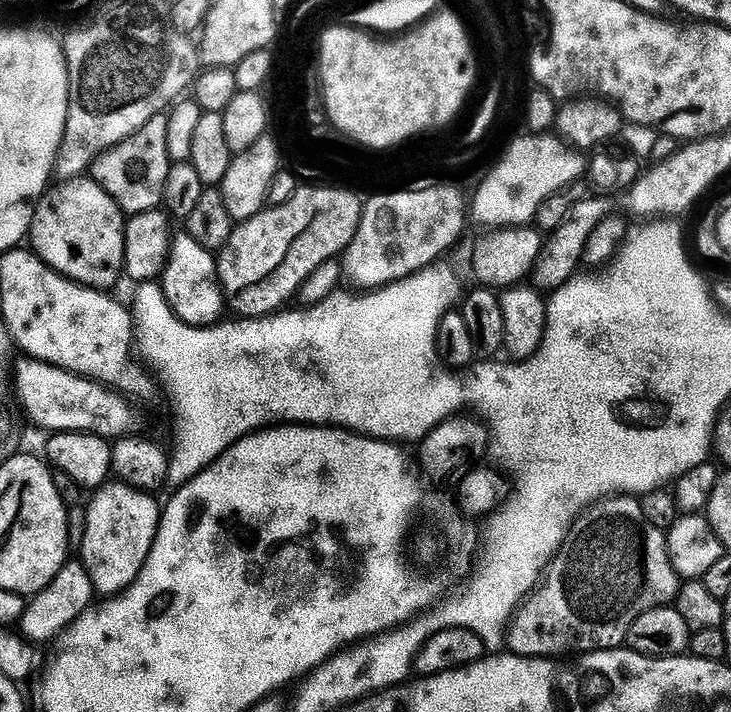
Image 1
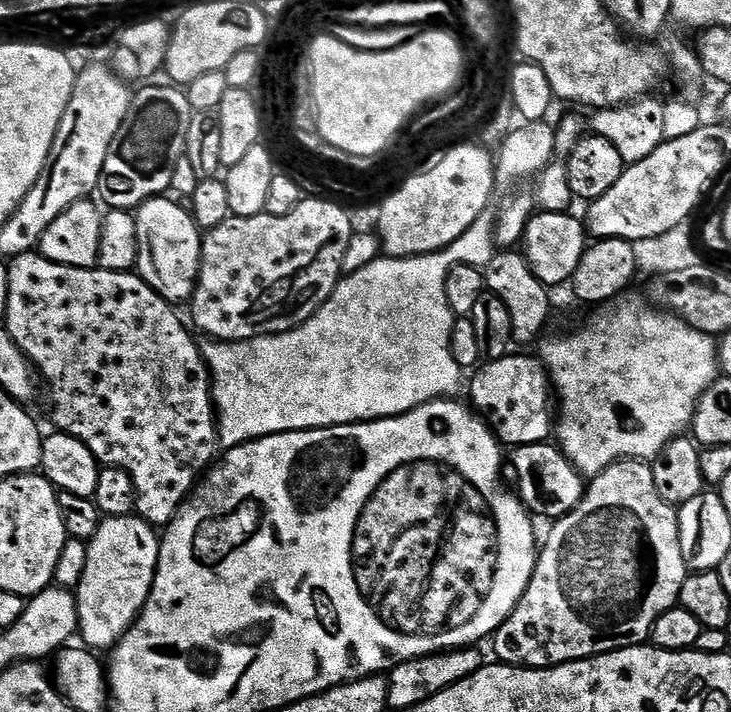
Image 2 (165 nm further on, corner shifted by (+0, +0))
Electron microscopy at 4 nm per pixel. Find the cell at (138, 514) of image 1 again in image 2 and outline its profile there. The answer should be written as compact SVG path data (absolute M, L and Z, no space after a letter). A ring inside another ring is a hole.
M138 514L101 519L94 538L87 541L86 570L74 589L80 615L78 636L89 649L111 650L132 628L154 586L160 542L157 529Z

